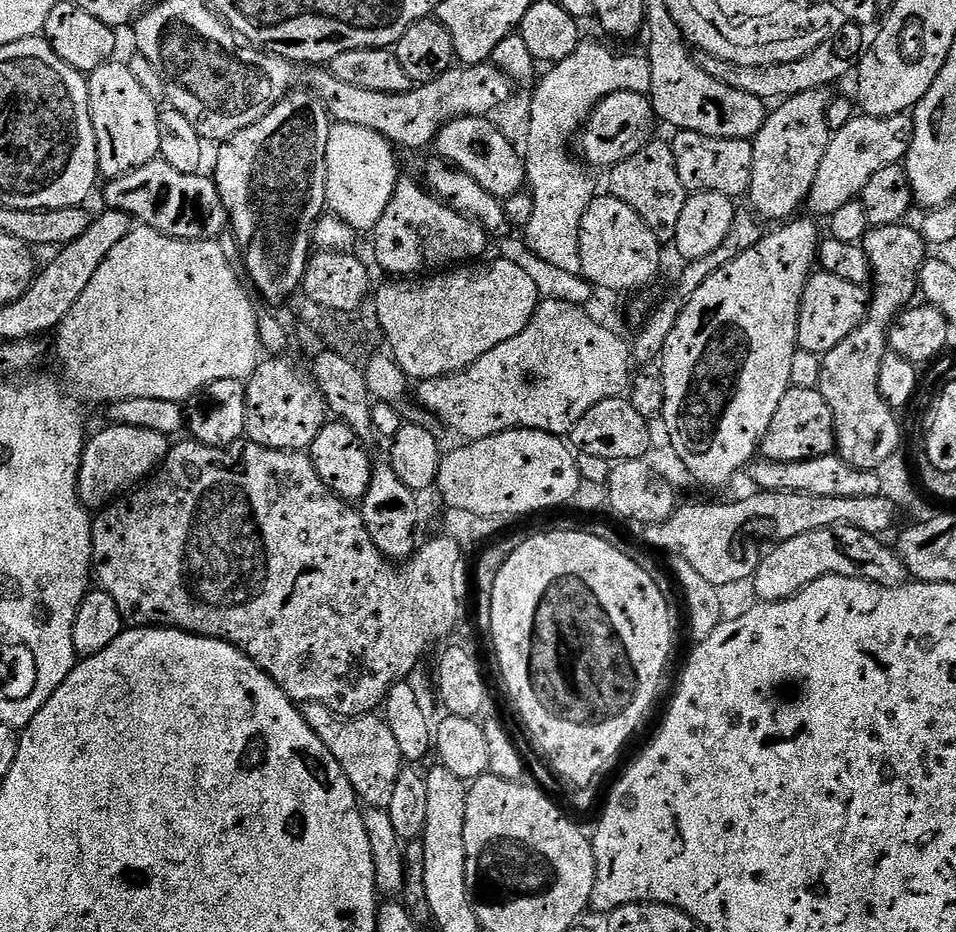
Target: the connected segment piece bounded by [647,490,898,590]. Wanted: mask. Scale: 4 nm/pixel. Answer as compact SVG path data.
M756 490L753 496L740 500L737 504L684 504L681 503L670 518L661 524L653 524L647 529L648 540L656 548L672 556L680 556L698 570L698 574L708 582L724 590L727 584L740 584L751 581L758 566L764 560L766 549L790 538L810 534L814 530L834 528L846 524L850 528L861 528L866 534L883 537L896 524L898 508L882 495L876 497L816 497L806 492L768 492Z

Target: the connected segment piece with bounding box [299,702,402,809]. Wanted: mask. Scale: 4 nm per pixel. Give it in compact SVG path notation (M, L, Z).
M306 702L299 705L302 718L322 738L326 750L338 758L338 766L346 770L346 778L350 778L350 786L354 786L357 797L367 807L386 808L390 806L394 794L394 782L398 782L398 774L402 767L398 742L394 734L390 734L387 720L376 714L367 716L335 716L330 709L322 706L322 702Z

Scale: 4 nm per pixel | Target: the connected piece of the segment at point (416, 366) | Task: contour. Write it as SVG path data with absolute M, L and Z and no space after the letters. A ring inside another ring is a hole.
M503 258L495 259L468 262L427 278L396 278L379 288L378 322L392 347L392 359L409 381L460 372L473 362L471 355L464 356L467 352L494 350L494 346L526 330L542 299L540 291L522 266L514 266Z

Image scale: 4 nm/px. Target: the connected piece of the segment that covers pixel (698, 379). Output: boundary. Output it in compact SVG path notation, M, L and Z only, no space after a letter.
M812 218L808 220L789 219L781 223L777 232L770 231L764 234L760 241L750 250L738 255L728 265L722 266L714 274L706 278L706 282L698 287L698 290L684 301L684 308L680 312L680 321L670 332L669 340L665 344L662 353L662 371L665 382L665 404L662 413L664 428L668 431L668 440L676 451L676 456L688 467L688 472L700 484L709 484L712 488L720 488L728 484L740 471L747 469L753 463L754 457L761 451L764 443L766 430L770 430L770 418L774 418L774 410L778 410L778 402L793 387L791 382L791 362L798 349L798 318L800 317L800 303L804 287L808 285L808 278L814 271L814 265L818 260L818 249L822 239L822 233L816 229L817 221Z

